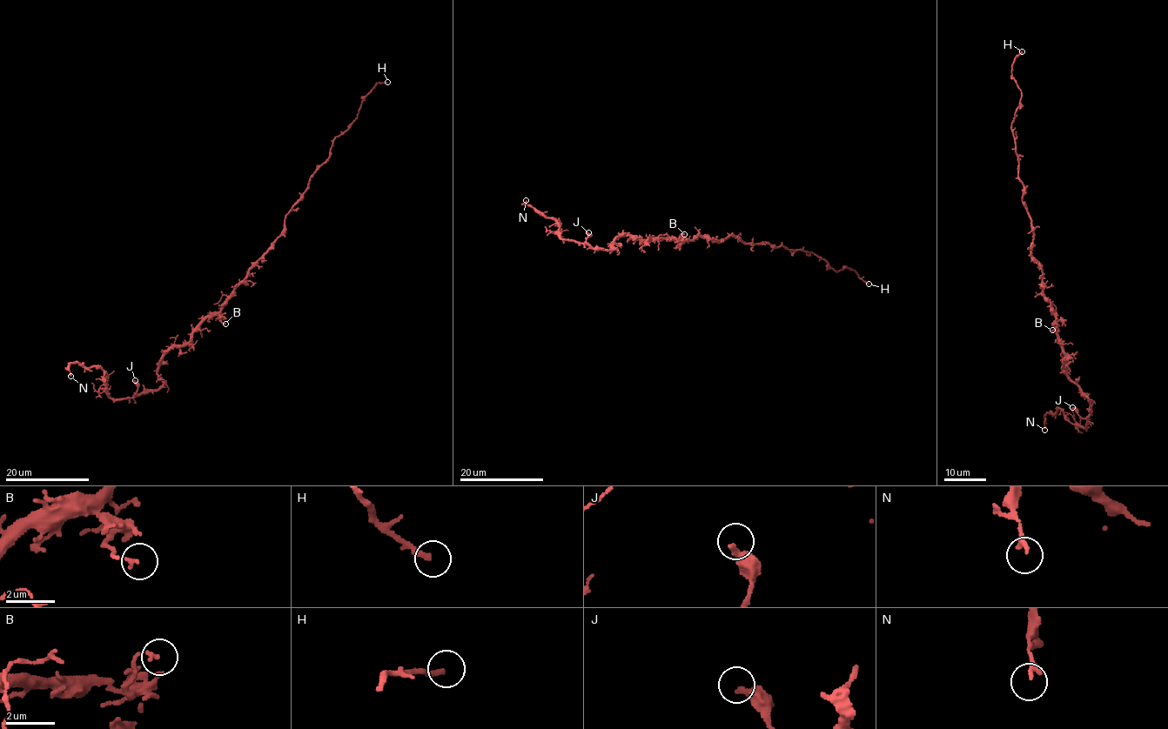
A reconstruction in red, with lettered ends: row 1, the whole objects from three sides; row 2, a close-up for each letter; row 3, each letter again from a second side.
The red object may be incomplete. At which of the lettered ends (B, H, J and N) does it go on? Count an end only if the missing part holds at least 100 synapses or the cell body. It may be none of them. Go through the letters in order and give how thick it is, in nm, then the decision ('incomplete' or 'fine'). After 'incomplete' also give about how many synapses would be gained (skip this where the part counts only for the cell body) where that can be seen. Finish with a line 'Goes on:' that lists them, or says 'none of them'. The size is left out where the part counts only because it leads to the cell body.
B: calibre 140 nm; fine
H: calibre 200 nm; incomplete
J: calibre 240 nm; fine
N: calibre 200 nm; fine
Goes on: H

